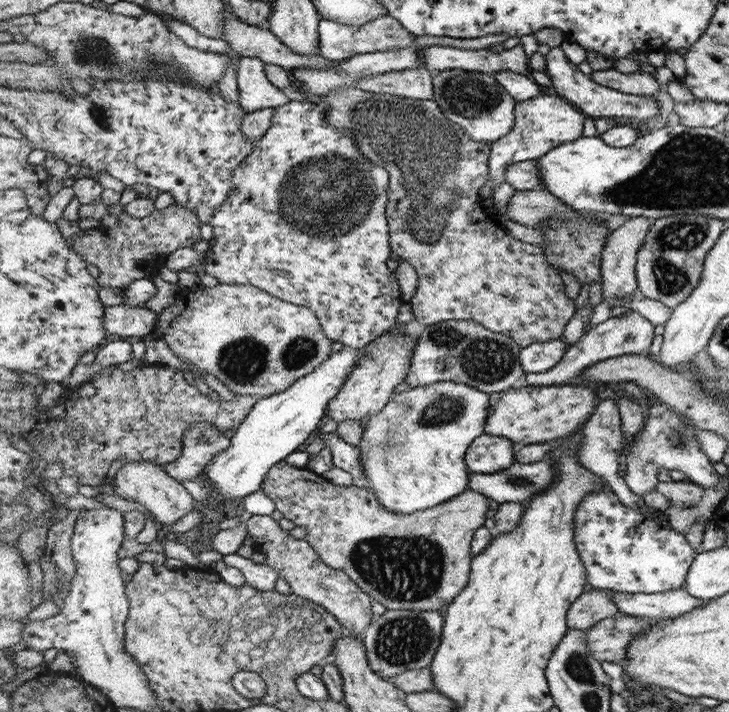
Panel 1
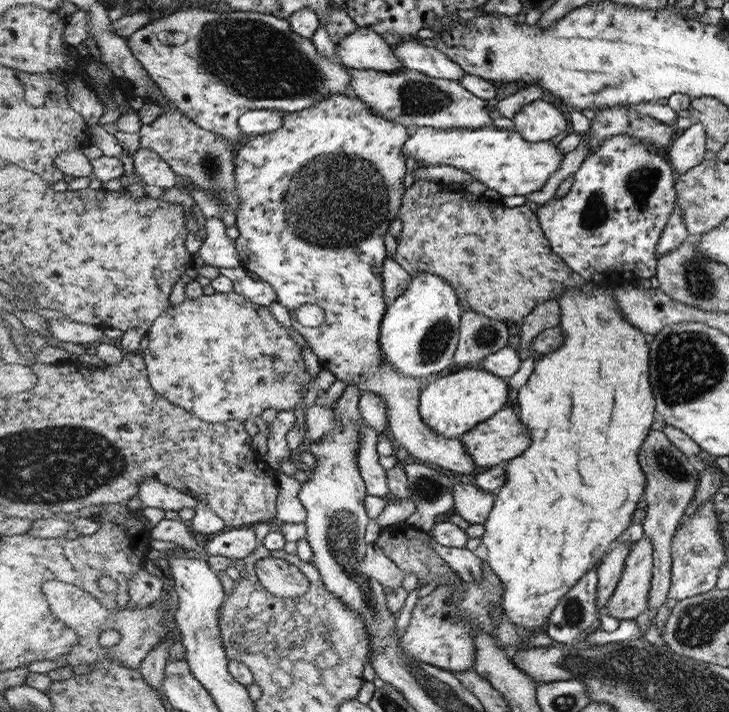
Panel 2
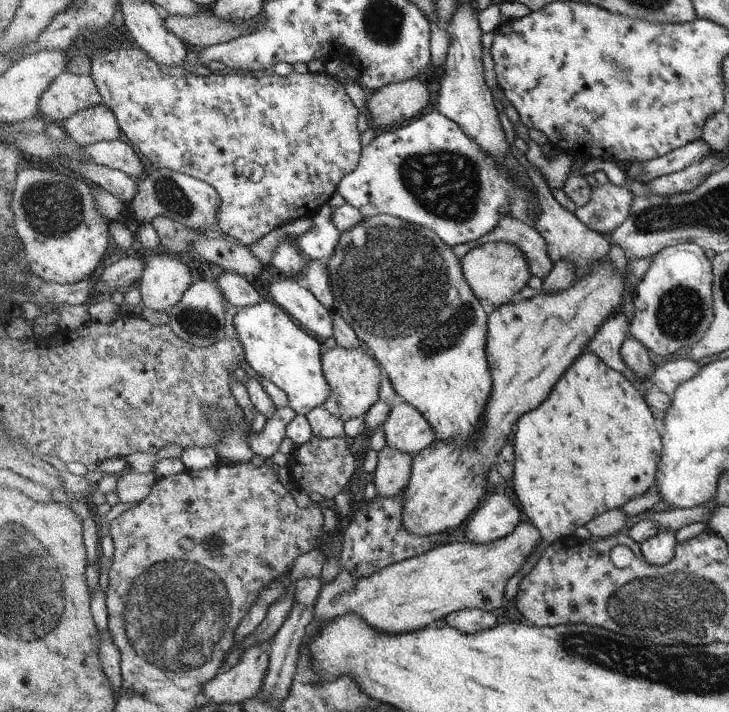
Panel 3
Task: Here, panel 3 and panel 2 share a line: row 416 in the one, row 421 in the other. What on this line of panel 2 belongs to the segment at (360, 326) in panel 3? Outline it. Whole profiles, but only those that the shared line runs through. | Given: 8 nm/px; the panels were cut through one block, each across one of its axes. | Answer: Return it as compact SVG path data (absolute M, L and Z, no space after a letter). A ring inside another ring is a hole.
M465 368L438 378L422 391L419 412L423 421L442 436L459 439L476 424L490 419L508 400L508 386L495 373L482 368Z

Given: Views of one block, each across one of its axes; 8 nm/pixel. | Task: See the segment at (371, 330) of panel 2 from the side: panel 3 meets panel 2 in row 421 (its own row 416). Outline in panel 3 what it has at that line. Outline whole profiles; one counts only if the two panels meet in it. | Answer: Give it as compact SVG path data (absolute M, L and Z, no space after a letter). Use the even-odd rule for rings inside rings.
M398 399L391 406L391 414L387 420L384 421L383 428L384 434L386 435L387 446L396 448L396 450L400 450L400 452L404 452L404 454L410 454L412 457L434 444L437 438L437 431L431 426L431 423L424 418L423 413L410 403L401 399Z

